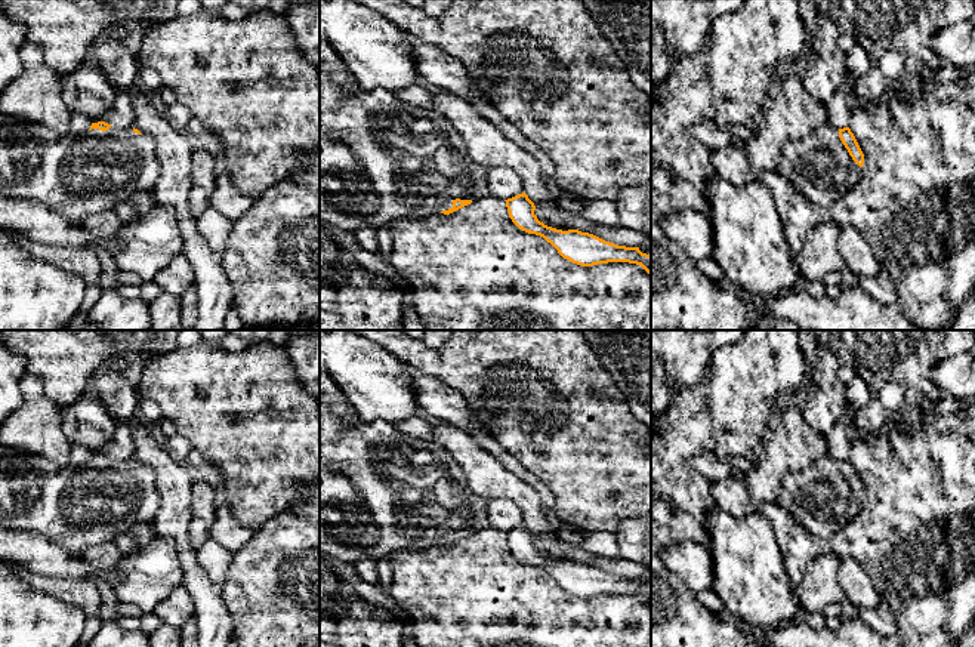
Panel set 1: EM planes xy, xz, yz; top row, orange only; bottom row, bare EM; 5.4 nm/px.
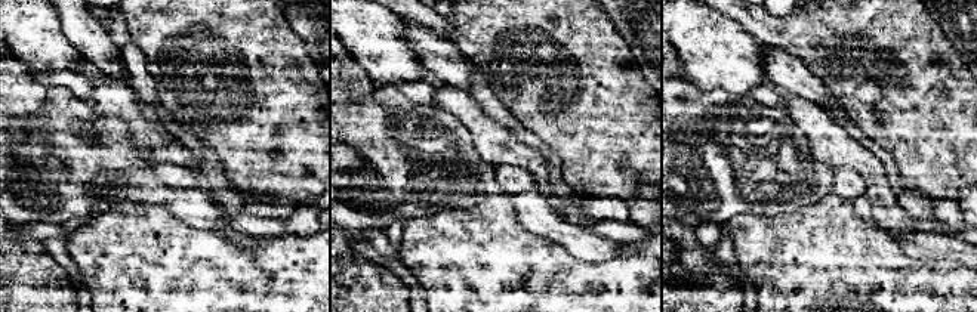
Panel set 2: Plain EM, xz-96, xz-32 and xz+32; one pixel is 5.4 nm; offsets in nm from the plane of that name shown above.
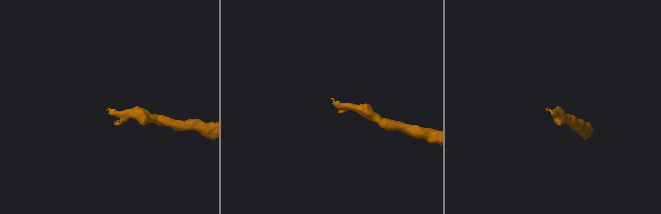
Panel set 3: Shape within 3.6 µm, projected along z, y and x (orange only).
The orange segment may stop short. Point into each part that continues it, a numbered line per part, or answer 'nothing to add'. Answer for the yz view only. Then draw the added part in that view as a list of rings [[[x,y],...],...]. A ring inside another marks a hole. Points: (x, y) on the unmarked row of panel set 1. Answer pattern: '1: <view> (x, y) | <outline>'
1: yz (818, 498) | [[[824,455],[800,472],[781,478],[777,503],[808,533],[829,540],[861,509],[839,469],[839,462]]]

